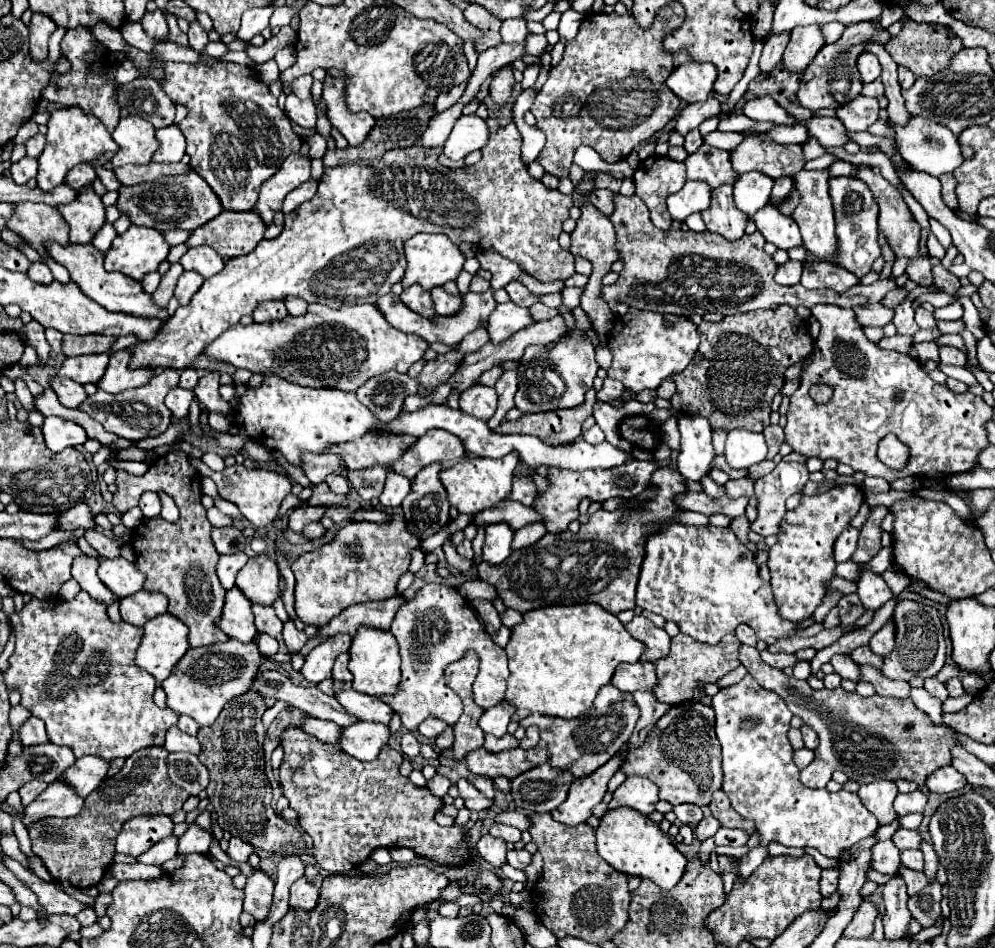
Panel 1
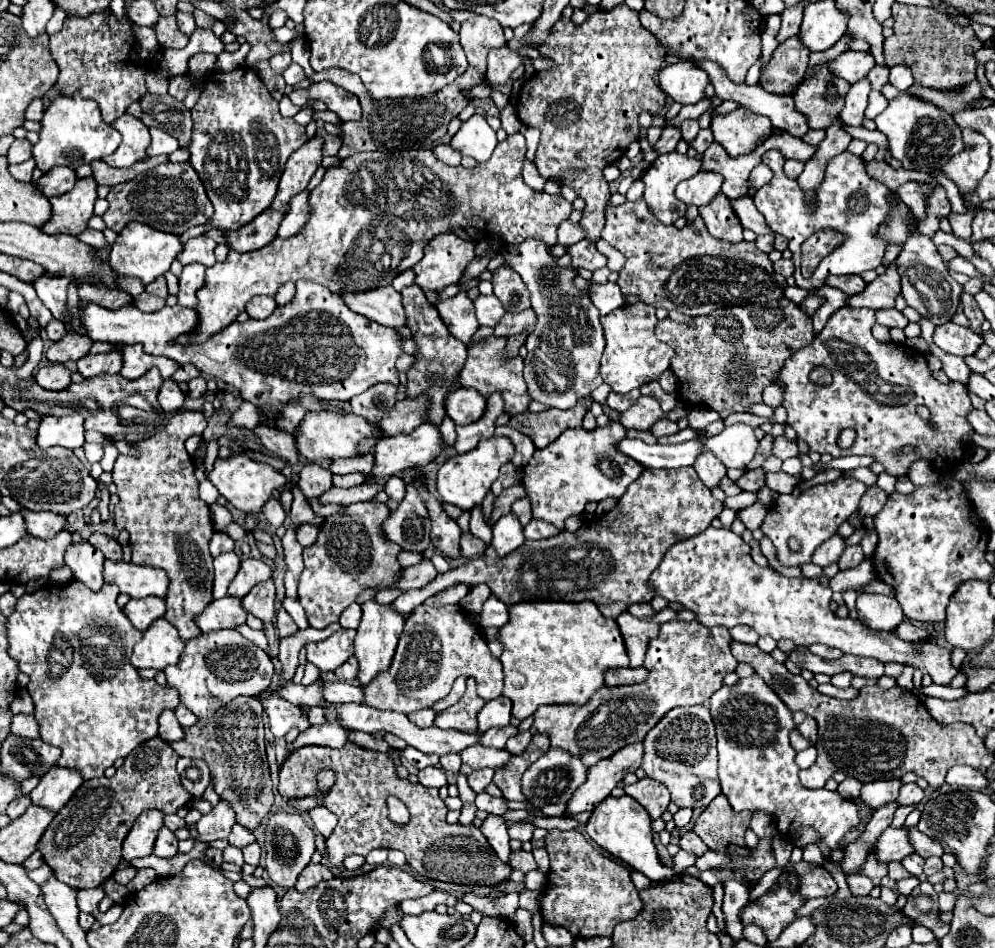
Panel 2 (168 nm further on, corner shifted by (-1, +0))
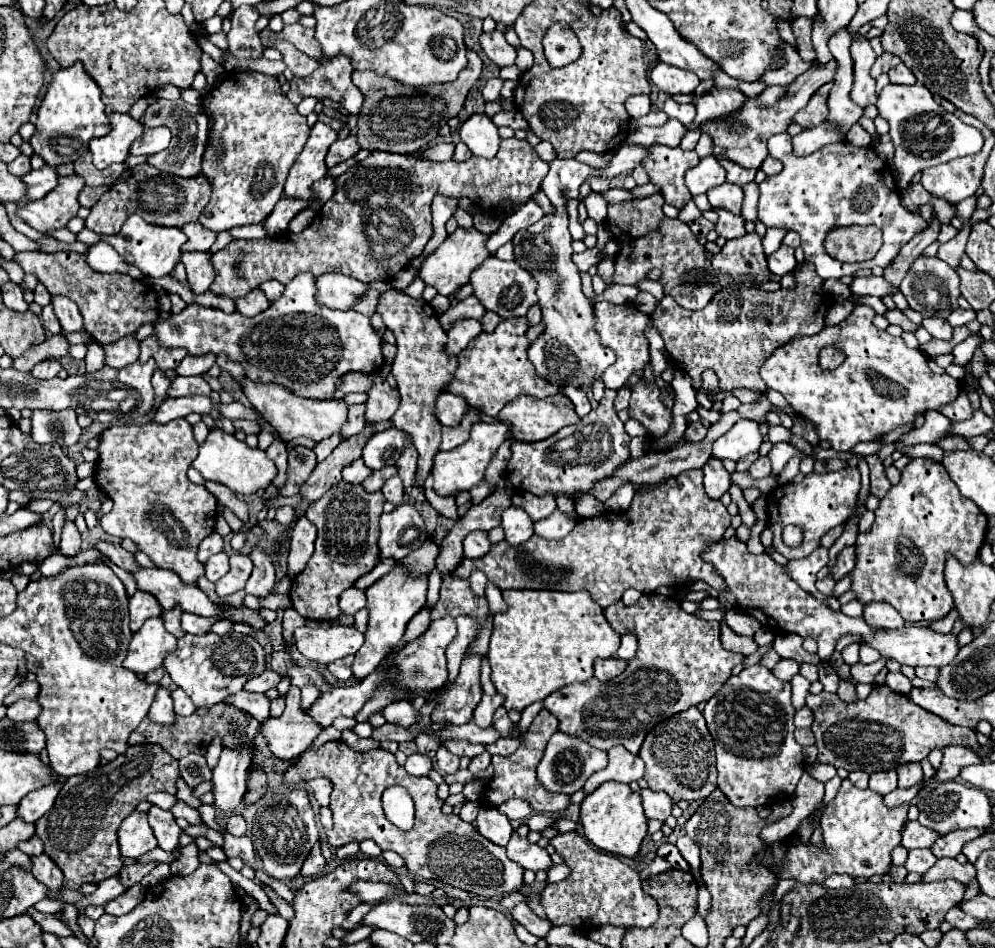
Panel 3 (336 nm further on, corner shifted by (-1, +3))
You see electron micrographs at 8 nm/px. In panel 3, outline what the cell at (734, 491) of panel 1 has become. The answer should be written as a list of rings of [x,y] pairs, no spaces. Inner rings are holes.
[[[759,456],[757,462],[753,462],[753,466],[749,468],[749,474],[753,478],[765,478],[771,474],[771,462],[767,456]]]

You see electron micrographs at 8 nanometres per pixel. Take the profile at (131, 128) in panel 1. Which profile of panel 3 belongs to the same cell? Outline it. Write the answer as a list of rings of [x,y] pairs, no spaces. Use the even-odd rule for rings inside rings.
[[[111,114],[109,122],[113,126],[111,134],[91,140],[89,150],[93,154],[93,164],[97,168],[107,168],[115,162],[125,162],[131,144],[141,136],[143,124],[133,120],[129,114]]]

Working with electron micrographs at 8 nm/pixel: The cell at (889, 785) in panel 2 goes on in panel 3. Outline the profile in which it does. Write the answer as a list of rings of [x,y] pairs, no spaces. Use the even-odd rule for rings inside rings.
[[[877,772],[869,778],[869,788],[877,794],[889,794],[897,788],[897,772]]]

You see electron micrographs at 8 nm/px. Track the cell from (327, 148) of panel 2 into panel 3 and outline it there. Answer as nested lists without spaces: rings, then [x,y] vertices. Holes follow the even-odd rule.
[[[347,136],[343,140],[335,140],[335,144],[327,152],[325,162],[331,168],[331,166],[335,166],[335,164],[339,164],[339,162],[355,156],[357,152],[359,152],[359,148],[357,148],[357,142],[355,142],[355,136]]]

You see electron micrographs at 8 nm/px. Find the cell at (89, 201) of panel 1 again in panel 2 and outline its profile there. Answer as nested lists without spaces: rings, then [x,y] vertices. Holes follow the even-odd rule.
[[[93,177],[77,179],[73,191],[67,191],[65,195],[57,195],[49,199],[51,203],[51,219],[47,225],[41,225],[41,231],[47,231],[49,235],[55,233],[67,233],[67,235],[79,235],[87,229],[87,221],[93,217],[93,203],[97,199],[97,183]]]

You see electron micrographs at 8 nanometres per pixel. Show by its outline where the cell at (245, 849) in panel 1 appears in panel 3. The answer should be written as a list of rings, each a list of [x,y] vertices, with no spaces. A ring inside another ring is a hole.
[[[233,814],[233,816],[227,818],[227,832],[229,834],[233,834],[233,836],[245,836],[245,830],[247,830],[247,824],[245,824],[243,816]]]

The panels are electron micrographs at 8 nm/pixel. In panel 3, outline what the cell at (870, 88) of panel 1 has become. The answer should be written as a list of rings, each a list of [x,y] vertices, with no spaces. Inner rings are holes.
[[[885,52],[885,54],[881,54],[881,56],[875,60],[875,64],[873,64],[873,68],[871,68],[871,76],[877,78],[879,74],[885,74],[885,72],[889,72],[891,68],[895,68],[899,62],[901,62],[901,60],[897,60],[897,56]]]

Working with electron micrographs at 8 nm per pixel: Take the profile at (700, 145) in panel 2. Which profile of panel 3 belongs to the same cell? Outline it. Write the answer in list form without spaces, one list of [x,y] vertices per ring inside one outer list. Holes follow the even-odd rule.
[[[669,118],[665,126],[659,126],[659,128],[639,128],[637,132],[631,132],[627,136],[627,144],[643,144],[643,146],[649,146],[649,144],[667,144],[667,146],[679,146],[679,142],[683,140],[687,128]]]

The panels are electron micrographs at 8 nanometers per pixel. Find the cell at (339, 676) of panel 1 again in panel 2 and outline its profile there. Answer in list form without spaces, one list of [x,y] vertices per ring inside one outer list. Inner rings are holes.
[[[351,657],[351,659],[345,661],[341,667],[335,669],[335,675],[337,675],[339,681],[355,681],[355,679],[357,679],[357,669],[359,669],[357,659]]]

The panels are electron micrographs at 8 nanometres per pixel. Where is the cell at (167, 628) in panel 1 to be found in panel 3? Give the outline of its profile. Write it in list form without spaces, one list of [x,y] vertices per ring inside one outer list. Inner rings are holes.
[[[149,618],[139,632],[133,634],[129,652],[125,658],[125,668],[137,674],[147,674],[163,666],[167,654],[177,648],[177,638],[165,630],[161,618]]]

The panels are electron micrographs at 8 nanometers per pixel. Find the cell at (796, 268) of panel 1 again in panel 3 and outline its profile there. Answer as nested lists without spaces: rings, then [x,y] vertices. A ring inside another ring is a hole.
[[[781,246],[777,252],[773,252],[769,258],[769,270],[773,274],[779,274],[779,276],[785,276],[789,272],[793,272],[793,268],[797,266],[797,260],[793,256],[793,250],[787,248],[787,246]]]

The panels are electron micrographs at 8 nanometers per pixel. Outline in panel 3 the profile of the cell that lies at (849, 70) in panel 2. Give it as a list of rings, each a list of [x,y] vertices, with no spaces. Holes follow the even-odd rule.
[[[831,60],[827,64],[821,64],[817,68],[809,68],[807,72],[803,72],[791,86],[785,98],[777,100],[777,104],[769,106],[769,108],[759,108],[755,100],[747,100],[743,110],[725,118],[725,120],[715,120],[715,122],[705,122],[701,126],[703,132],[711,134],[715,150],[713,154],[717,156],[717,152],[725,152],[725,156],[729,156],[729,160],[741,164],[743,168],[759,168],[761,162],[767,158],[767,140],[773,134],[785,132],[787,126],[793,122],[793,116],[805,108],[805,104],[809,102],[809,98],[815,94],[815,90],[819,90],[823,84],[831,82],[833,76],[837,72],[837,60]]]

